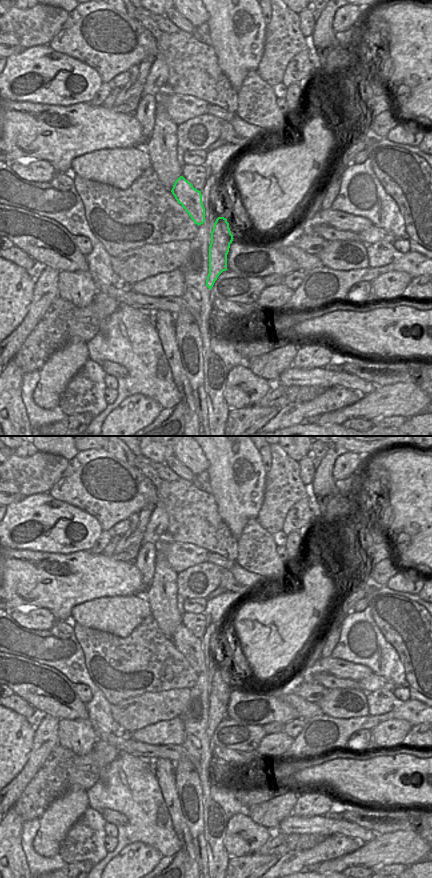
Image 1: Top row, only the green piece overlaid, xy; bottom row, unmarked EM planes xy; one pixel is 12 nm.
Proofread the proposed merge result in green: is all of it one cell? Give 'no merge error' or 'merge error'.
merge error

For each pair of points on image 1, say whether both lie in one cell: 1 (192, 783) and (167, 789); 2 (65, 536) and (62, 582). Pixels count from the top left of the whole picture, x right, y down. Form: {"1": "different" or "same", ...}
{"1": "different", "2": "different"}

